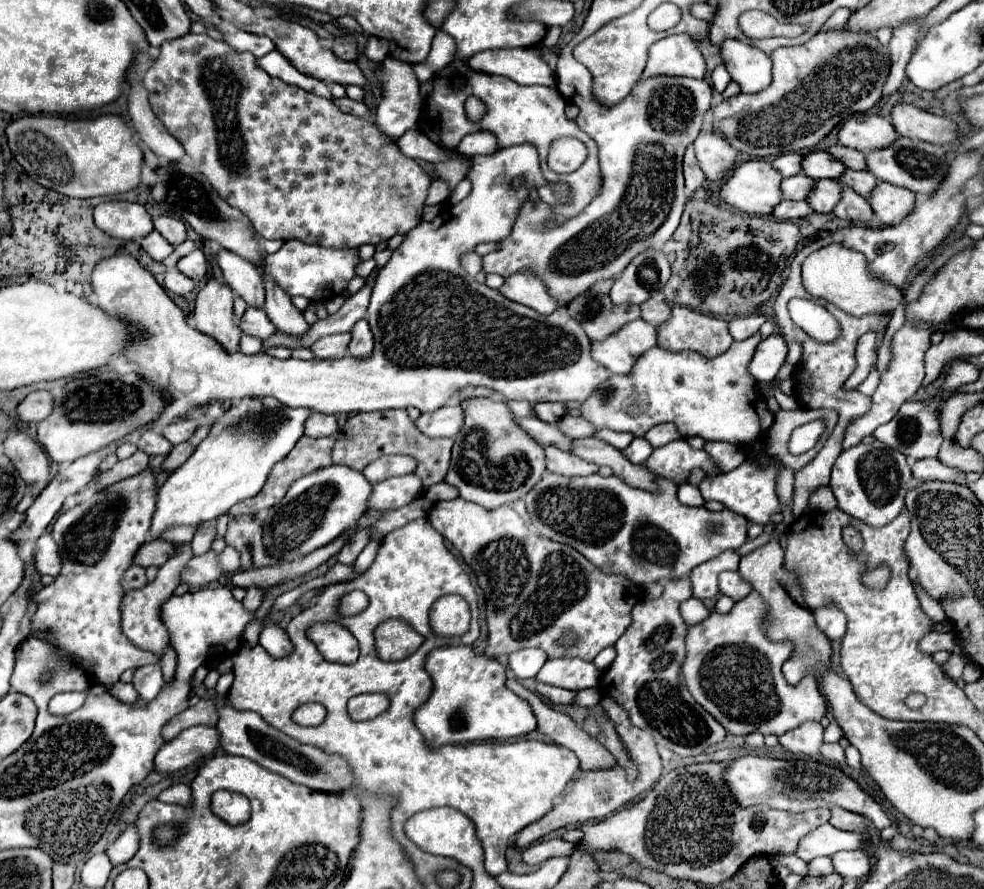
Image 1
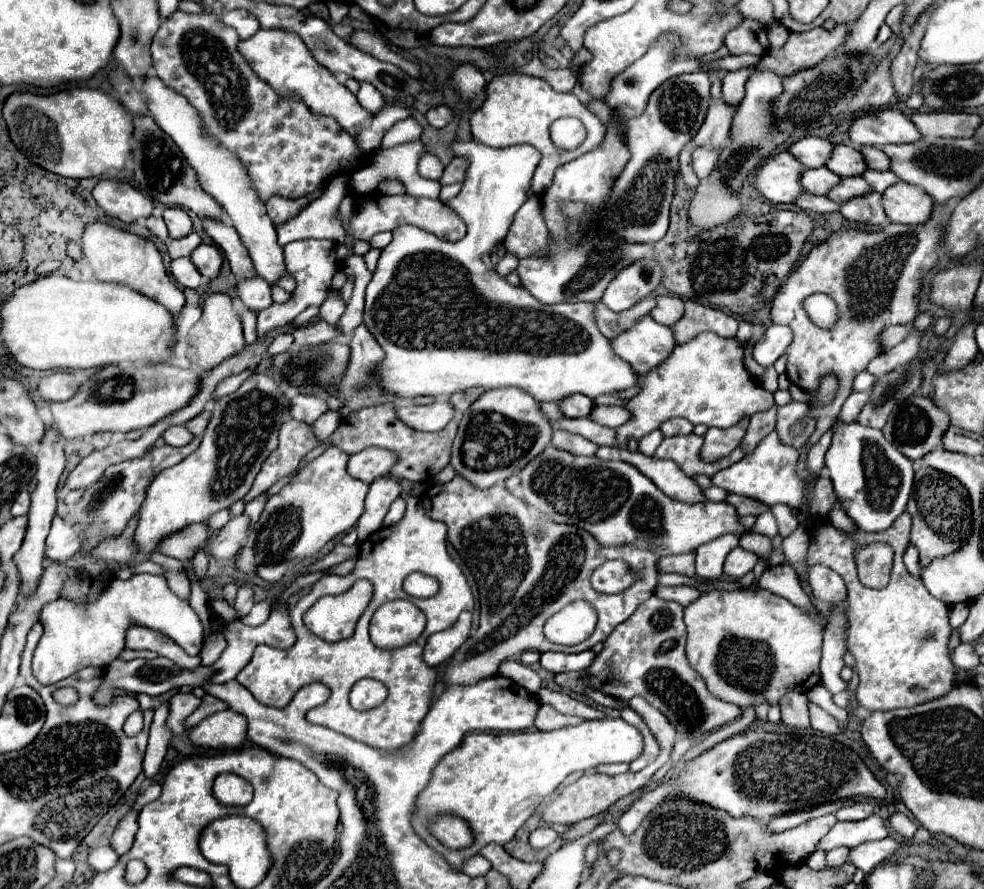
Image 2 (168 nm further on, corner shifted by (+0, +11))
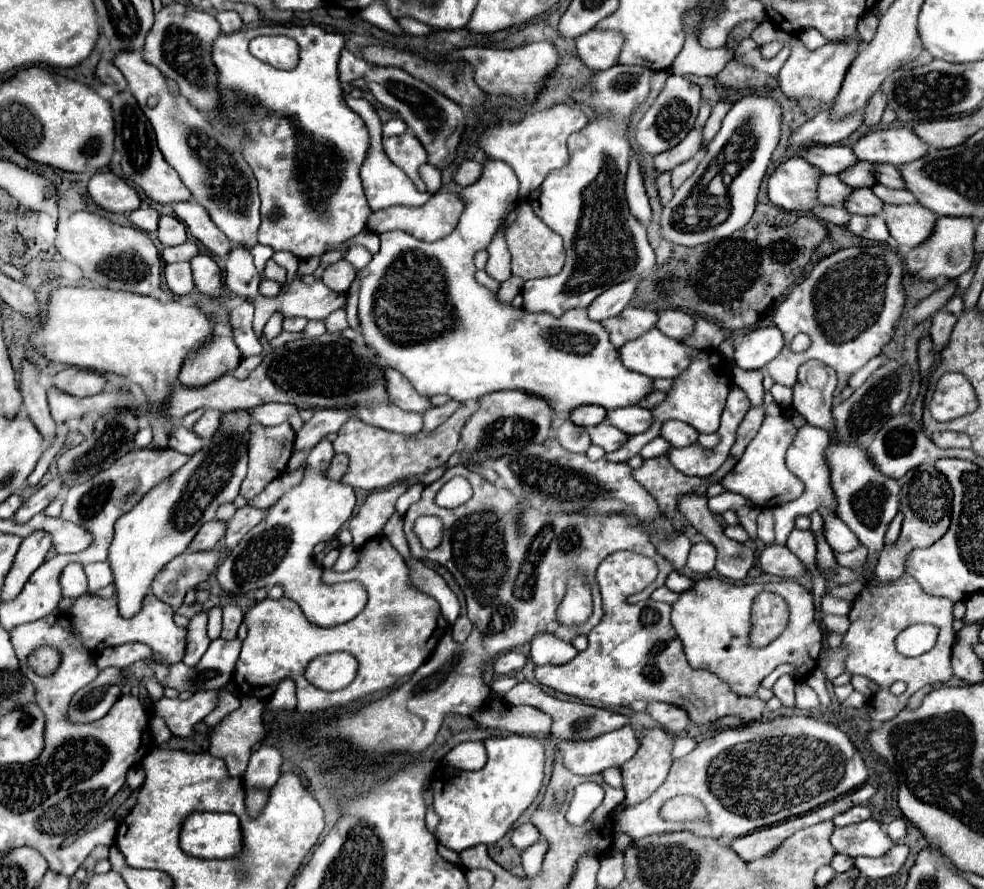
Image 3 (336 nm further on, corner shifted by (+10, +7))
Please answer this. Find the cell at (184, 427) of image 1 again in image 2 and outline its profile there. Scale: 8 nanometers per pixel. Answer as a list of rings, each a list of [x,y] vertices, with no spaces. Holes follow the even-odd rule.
[[[204,410],[204,412],[200,412],[196,418],[188,420],[184,426],[186,426],[194,436],[200,436],[200,434],[204,432],[204,428],[206,428],[208,420],[210,420],[210,412],[208,412],[208,410]]]

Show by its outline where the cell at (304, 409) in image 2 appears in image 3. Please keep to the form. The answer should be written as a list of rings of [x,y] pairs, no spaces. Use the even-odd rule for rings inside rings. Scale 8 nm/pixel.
[[[262,404],[262,406],[248,410],[248,414],[262,426],[278,426],[286,422],[290,414],[296,414],[296,412],[300,410],[296,410],[290,404]]]

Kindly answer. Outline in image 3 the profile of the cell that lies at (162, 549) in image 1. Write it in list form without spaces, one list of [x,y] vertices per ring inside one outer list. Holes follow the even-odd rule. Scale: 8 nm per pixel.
[[[210,520],[206,524],[202,524],[202,528],[198,530],[194,542],[190,544],[192,550],[212,550],[216,548],[222,540],[224,540],[224,534],[226,534],[226,522],[220,522],[220,520]]]

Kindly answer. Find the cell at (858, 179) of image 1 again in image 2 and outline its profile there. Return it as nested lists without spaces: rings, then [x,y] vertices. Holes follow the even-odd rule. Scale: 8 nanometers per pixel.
[[[864,170],[864,174],[862,174],[862,178],[870,184],[870,188],[874,190],[874,192],[878,192],[878,194],[882,194],[888,186],[892,186],[896,180],[898,180],[898,176],[896,174],[892,174],[890,170],[886,170],[886,172],[878,172],[878,170]]]

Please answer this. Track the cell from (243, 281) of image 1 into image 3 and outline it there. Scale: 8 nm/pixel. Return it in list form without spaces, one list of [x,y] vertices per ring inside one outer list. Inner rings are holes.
[[[192,200],[176,202],[174,212],[176,212],[178,220],[186,224],[186,228],[192,232],[192,236],[196,240],[200,240],[216,256],[226,258],[226,252],[230,252],[232,244],[224,236],[224,232],[210,220],[208,212],[198,202],[192,202]]]

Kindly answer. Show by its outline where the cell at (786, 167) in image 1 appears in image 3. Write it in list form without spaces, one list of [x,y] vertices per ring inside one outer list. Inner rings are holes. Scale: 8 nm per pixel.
[[[826,146],[826,148],[808,148],[804,158],[810,164],[816,164],[824,174],[840,174],[846,168],[858,164],[854,150],[850,146]]]

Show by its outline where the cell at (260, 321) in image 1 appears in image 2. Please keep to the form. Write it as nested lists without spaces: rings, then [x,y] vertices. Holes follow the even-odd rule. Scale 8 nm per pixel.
[[[256,276],[252,280],[238,280],[236,292],[238,292],[240,300],[244,302],[244,306],[252,312],[260,312],[272,304],[270,286],[260,276]]]

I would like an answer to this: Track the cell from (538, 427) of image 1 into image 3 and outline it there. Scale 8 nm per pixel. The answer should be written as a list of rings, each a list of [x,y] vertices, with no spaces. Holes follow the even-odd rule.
[[[612,424],[594,426],[594,428],[588,428],[588,432],[590,432],[590,438],[592,438],[592,444],[602,446],[606,452],[618,450],[618,448],[630,438],[626,432],[618,430],[618,428],[612,426]]]

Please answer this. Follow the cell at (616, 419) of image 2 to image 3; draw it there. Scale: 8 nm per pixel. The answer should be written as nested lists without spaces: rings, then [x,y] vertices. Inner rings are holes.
[[[640,406],[618,408],[618,412],[608,412],[606,422],[616,424],[616,428],[622,428],[624,432],[642,434],[652,424],[652,412],[646,408],[640,408]]]

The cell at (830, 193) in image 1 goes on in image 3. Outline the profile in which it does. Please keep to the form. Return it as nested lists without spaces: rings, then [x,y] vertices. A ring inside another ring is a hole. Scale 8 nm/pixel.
[[[870,188],[854,190],[850,194],[850,200],[846,200],[844,206],[848,208],[848,212],[862,214],[862,216],[878,216],[884,210],[882,200],[878,200],[878,196]]]

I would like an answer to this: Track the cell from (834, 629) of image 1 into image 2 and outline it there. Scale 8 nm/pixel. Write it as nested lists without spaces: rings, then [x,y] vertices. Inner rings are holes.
[[[814,566],[810,570],[808,582],[812,586],[814,598],[818,598],[820,602],[826,602],[830,606],[838,606],[838,604],[846,602],[846,598],[848,598],[844,580],[834,570],[830,570],[826,566]]]

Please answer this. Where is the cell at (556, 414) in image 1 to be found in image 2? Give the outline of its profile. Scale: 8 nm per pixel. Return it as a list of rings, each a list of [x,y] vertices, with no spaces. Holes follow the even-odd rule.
[[[572,394],[560,402],[560,410],[568,418],[584,418],[592,410],[592,400],[584,394]]]

